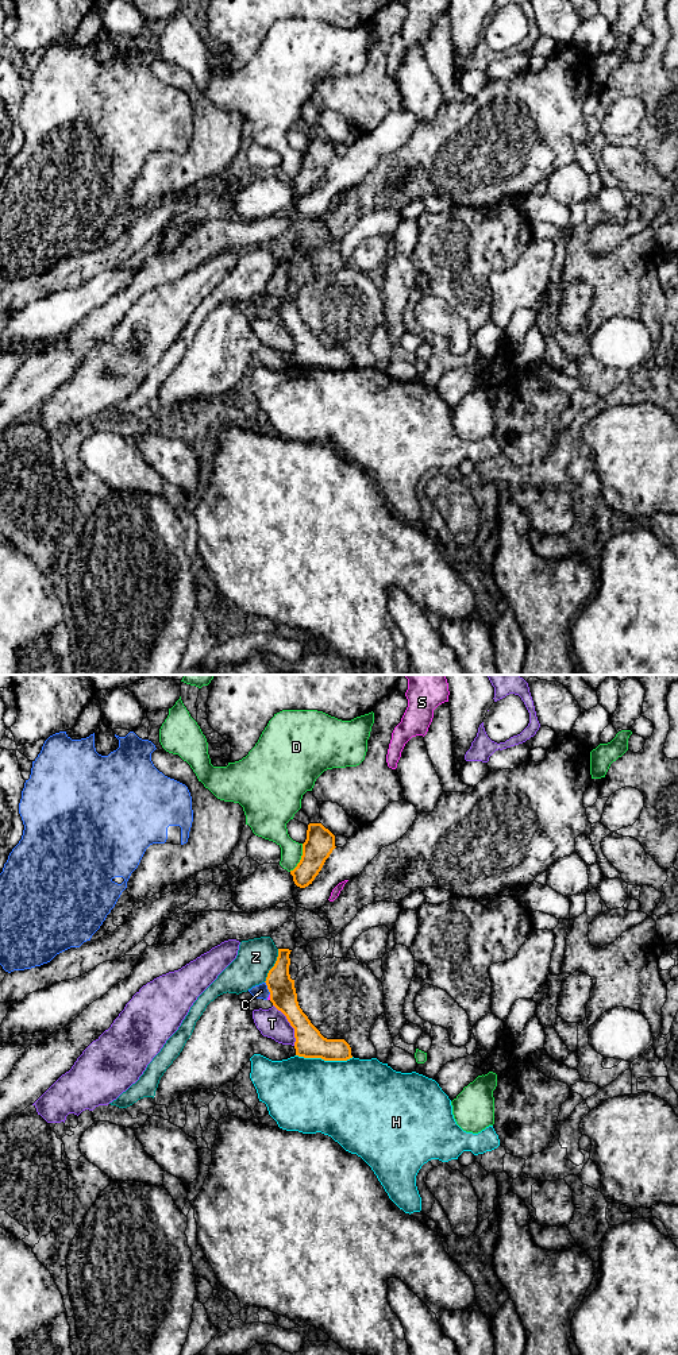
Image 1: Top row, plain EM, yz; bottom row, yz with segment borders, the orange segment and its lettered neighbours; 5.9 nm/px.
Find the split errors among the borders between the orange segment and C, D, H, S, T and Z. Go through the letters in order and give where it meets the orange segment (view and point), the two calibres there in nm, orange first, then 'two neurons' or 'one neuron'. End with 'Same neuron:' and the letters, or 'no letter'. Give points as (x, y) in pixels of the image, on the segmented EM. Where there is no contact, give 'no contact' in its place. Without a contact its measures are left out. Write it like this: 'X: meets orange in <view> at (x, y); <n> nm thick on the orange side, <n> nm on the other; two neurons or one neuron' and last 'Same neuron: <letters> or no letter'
C: meets orange in yz at (268, 988); 160 nm thick on the orange side, 90 nm on the other; two neurons
D: meets orange in yz at (301, 859); 170 nm thick on the orange side, 160 nm on the other; two neurons
H: meets orange in yz at (324, 1060); 180 nm thick on the orange side, 460 nm on the other; two neurons
S: meets orange in yz at (270, 998); 160 nm thick on the orange side, 20 nm on the other; two neurons
T: meets orange in yz at (291, 1025); 180 nm thick on the orange side, 170 nm on the other; two neurons
Z: meets orange in yz at (274, 965); 160 nm thick on the orange side, 220 nm on the other; two neurons
Same neuron: no letter

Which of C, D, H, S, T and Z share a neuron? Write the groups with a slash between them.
C / D / H / S / T / Z

